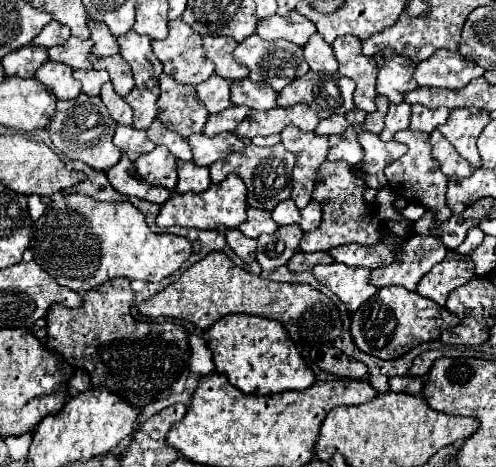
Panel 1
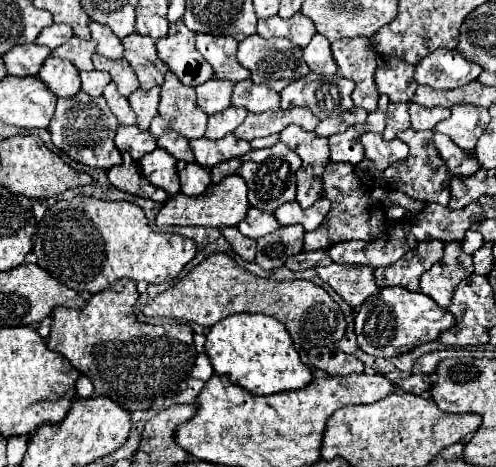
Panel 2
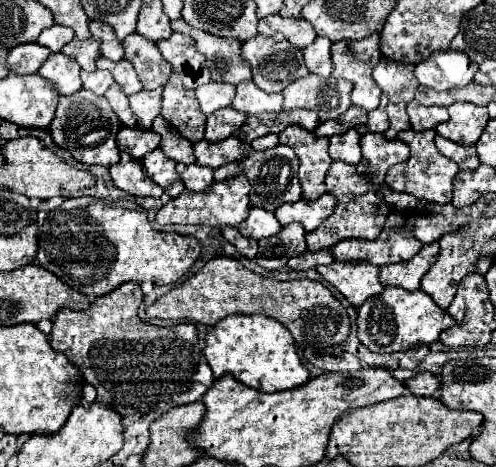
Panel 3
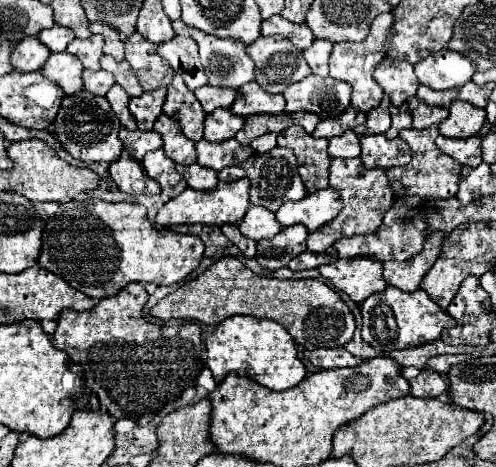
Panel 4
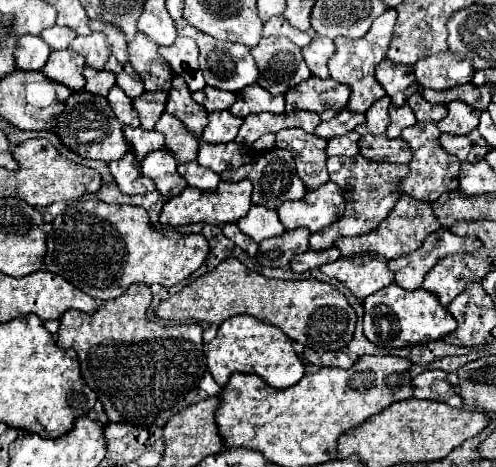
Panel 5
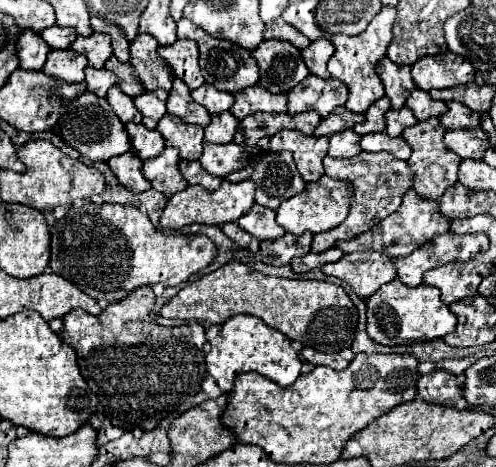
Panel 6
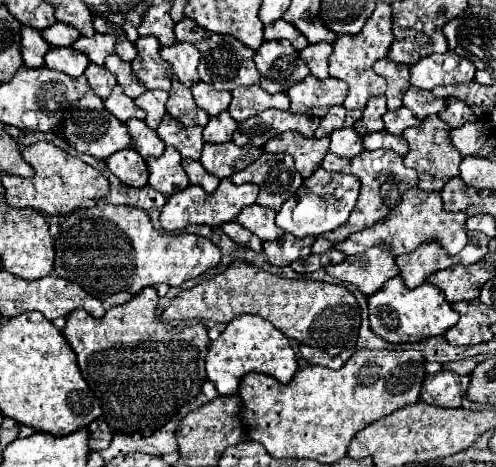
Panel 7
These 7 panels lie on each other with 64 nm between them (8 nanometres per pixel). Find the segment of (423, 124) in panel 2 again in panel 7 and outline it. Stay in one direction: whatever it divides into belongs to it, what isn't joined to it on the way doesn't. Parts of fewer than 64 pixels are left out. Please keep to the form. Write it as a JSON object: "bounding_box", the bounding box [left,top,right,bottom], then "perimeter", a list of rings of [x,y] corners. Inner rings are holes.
{"bounding_box":[404,86,446,120],"perimeter":[[[410,86],[404,94],[404,106],[414,112],[418,120],[424,120],[432,114],[440,114],[446,108],[446,100],[432,96],[428,90],[420,90],[416,86]]]}

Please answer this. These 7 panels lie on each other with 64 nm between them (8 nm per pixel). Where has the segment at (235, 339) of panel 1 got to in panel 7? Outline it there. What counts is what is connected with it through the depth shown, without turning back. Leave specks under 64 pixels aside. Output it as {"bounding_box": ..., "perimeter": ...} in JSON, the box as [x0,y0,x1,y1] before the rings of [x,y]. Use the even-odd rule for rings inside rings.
{"bounding_box":[206,314,298,396],"perimeter":[[[242,314],[236,316],[232,322],[228,322],[218,340],[210,342],[206,356],[208,378],[214,382],[214,386],[222,396],[236,394],[240,378],[248,372],[262,372],[280,380],[282,384],[288,384],[294,378],[296,370],[298,370],[298,360],[288,338],[272,324],[268,324],[264,318],[252,314]]]}

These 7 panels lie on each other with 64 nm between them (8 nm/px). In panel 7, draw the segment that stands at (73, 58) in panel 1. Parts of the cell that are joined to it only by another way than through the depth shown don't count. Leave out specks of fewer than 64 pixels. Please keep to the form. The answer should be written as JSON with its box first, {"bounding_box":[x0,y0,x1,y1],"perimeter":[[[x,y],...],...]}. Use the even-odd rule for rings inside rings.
{"bounding_box":[72,32,116,66],"perimeter":[[[96,32],[96,34],[90,36],[90,38],[80,36],[80,38],[72,44],[72,48],[78,50],[78,52],[82,52],[82,54],[86,54],[92,64],[102,66],[102,64],[104,64],[104,58],[114,52],[114,42],[116,42],[116,40],[114,40],[112,34],[98,34],[98,32]]]}

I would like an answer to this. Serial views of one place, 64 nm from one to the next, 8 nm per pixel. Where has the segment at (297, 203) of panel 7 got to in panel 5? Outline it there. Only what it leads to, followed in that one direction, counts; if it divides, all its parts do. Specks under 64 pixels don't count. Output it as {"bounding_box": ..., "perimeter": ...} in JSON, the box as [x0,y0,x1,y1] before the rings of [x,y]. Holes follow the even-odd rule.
{"bounding_box":[278,182,344,232],"perimeter":[[[328,182],[316,190],[308,190],[302,200],[284,202],[278,208],[278,218],[286,230],[292,228],[308,228],[310,232],[318,232],[330,224],[334,224],[344,212],[344,200],[340,198],[340,188]]]}

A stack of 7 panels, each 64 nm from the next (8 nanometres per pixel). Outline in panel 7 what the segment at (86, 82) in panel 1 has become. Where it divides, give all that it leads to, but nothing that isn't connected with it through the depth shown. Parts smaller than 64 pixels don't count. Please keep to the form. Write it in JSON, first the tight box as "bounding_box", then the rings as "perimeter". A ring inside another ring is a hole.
{"bounding_box":[86,64,116,100],"perimeter":[[[90,64],[86,68],[86,78],[88,78],[88,84],[92,88],[94,94],[98,94],[102,100],[108,96],[108,92],[112,92],[112,88],[116,86],[116,76],[112,76],[112,72],[108,72],[104,66],[96,66],[96,64]]]}

